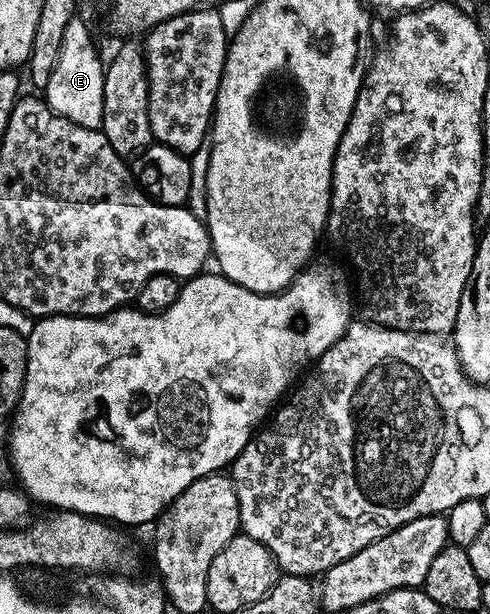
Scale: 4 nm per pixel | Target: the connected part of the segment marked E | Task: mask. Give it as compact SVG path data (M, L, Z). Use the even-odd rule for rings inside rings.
M74 18L67 22L67 30L63 34L63 46L59 46L59 58L51 70L51 78L44 86L43 99L55 114L67 118L73 124L78 124L84 128L100 129L103 122L103 82L105 81L106 65L101 64L97 57L97 48L93 45L93 36L89 33L87 25L81 18Z

